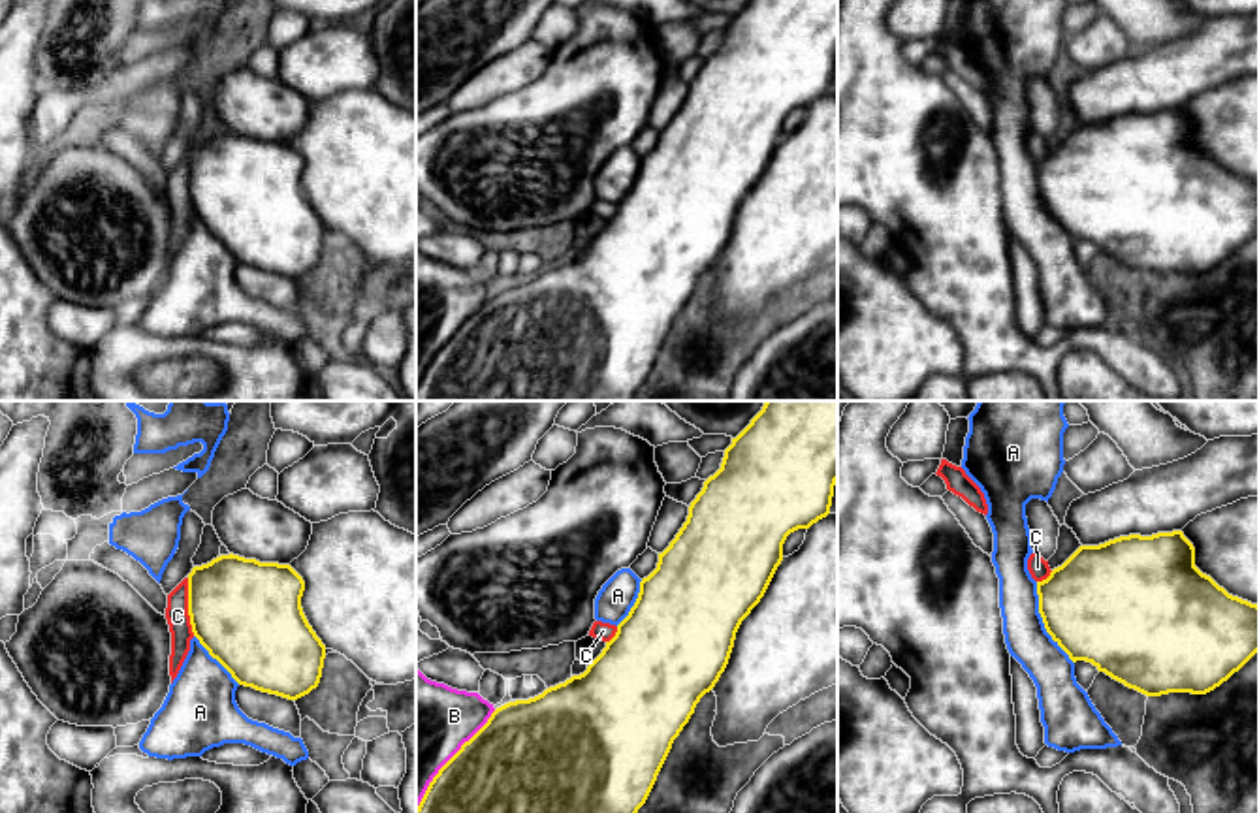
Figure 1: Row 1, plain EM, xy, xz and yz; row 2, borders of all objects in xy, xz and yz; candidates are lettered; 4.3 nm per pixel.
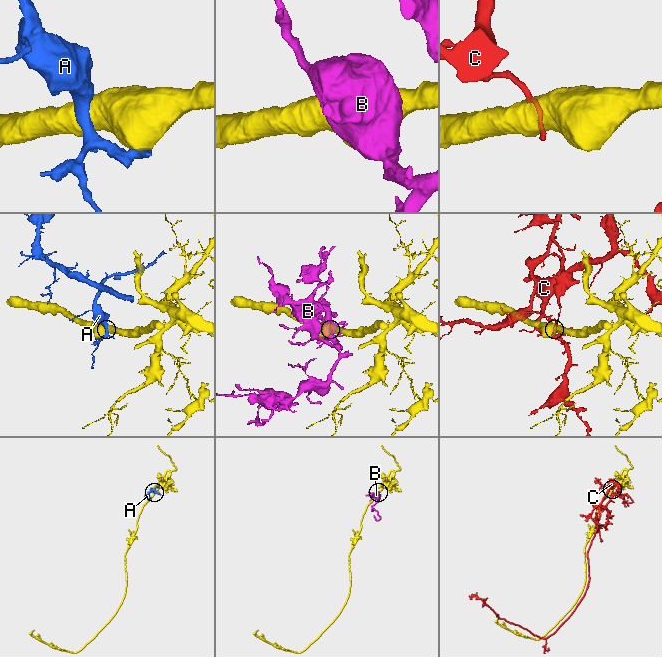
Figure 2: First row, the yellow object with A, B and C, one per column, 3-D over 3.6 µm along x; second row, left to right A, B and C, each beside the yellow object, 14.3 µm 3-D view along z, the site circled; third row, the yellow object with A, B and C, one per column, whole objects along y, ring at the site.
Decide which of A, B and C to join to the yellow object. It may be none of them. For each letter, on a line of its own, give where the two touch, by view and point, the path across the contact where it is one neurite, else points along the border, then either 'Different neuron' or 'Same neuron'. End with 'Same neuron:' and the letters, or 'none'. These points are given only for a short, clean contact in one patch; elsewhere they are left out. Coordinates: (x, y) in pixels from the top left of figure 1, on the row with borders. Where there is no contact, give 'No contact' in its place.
A: Touches yellow at yz (1043, 621). Same neuron
B: Touches yellow at xz (448, 761). Different neuron
C: Touches yellow at xy (189, 606). Boundary: xy (187, 578), (187, 614), (194, 635). Different neuron
Same neuron: A

